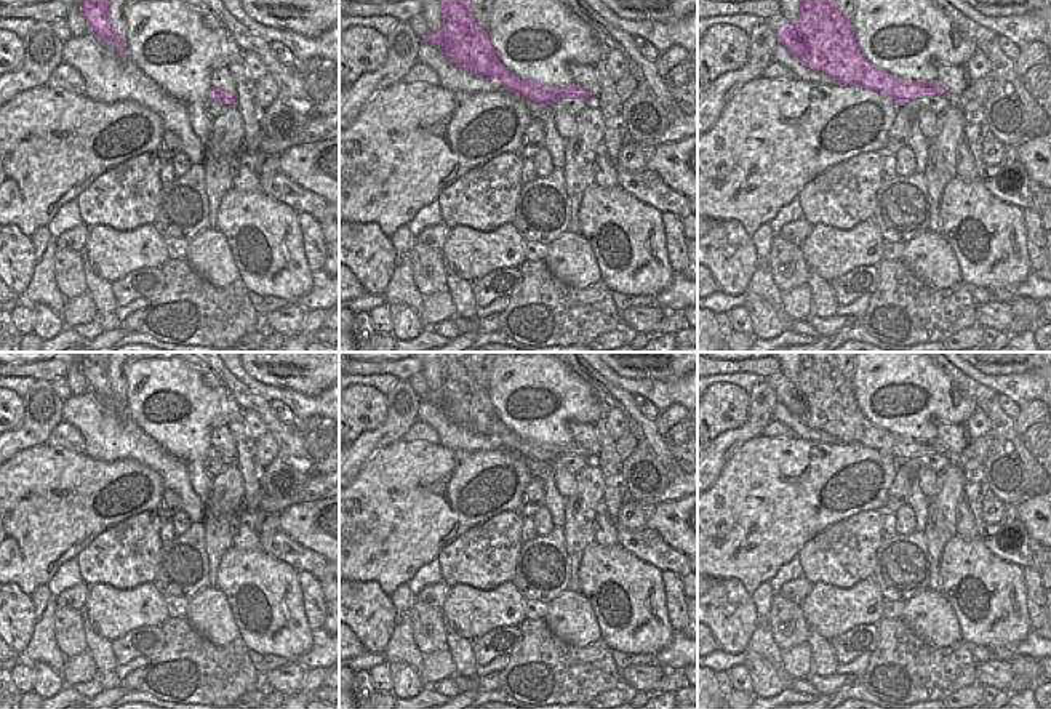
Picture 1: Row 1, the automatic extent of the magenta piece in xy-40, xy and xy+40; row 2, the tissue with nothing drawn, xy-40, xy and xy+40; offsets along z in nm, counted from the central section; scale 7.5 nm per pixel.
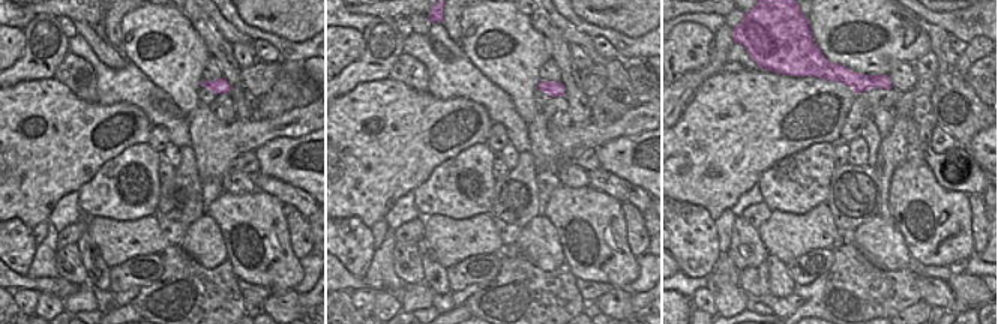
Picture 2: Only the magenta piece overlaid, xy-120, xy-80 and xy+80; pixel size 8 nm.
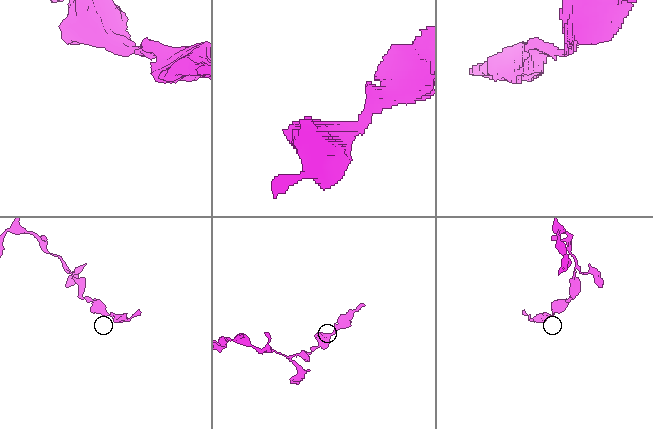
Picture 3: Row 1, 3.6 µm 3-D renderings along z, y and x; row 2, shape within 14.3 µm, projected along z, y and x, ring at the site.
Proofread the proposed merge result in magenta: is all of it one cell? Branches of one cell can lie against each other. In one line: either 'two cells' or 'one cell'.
one cell

